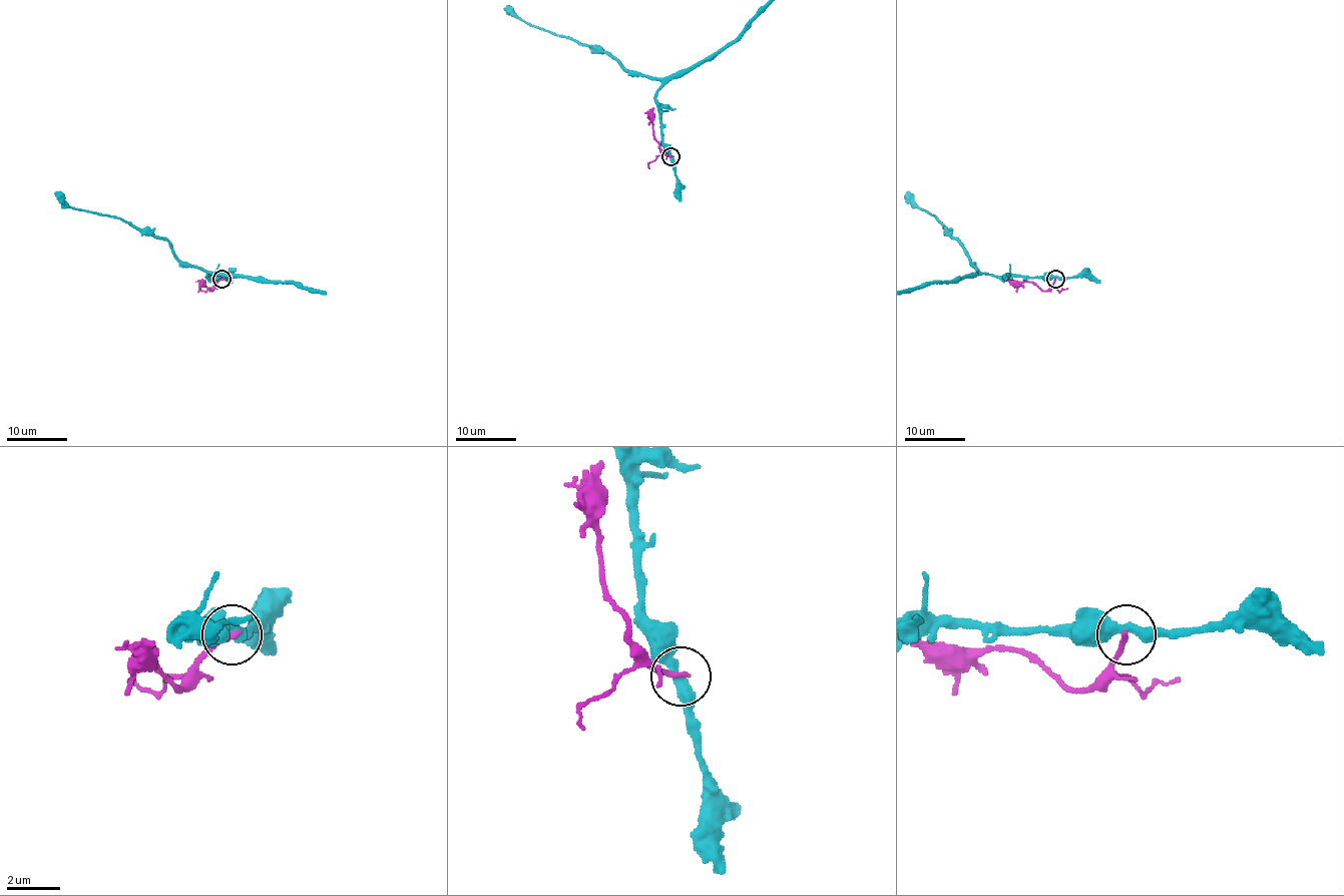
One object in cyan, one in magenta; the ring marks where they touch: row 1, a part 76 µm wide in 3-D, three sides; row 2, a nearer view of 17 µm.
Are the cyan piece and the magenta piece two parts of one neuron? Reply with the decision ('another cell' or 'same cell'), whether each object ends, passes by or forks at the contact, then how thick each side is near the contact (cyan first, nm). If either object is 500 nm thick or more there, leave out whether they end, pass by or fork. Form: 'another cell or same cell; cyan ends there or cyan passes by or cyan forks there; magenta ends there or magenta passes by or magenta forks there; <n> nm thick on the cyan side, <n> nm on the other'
another cell; cyan passes by; magenta ends there; 400 nm thick on the cyan side, 220 nm on the other

